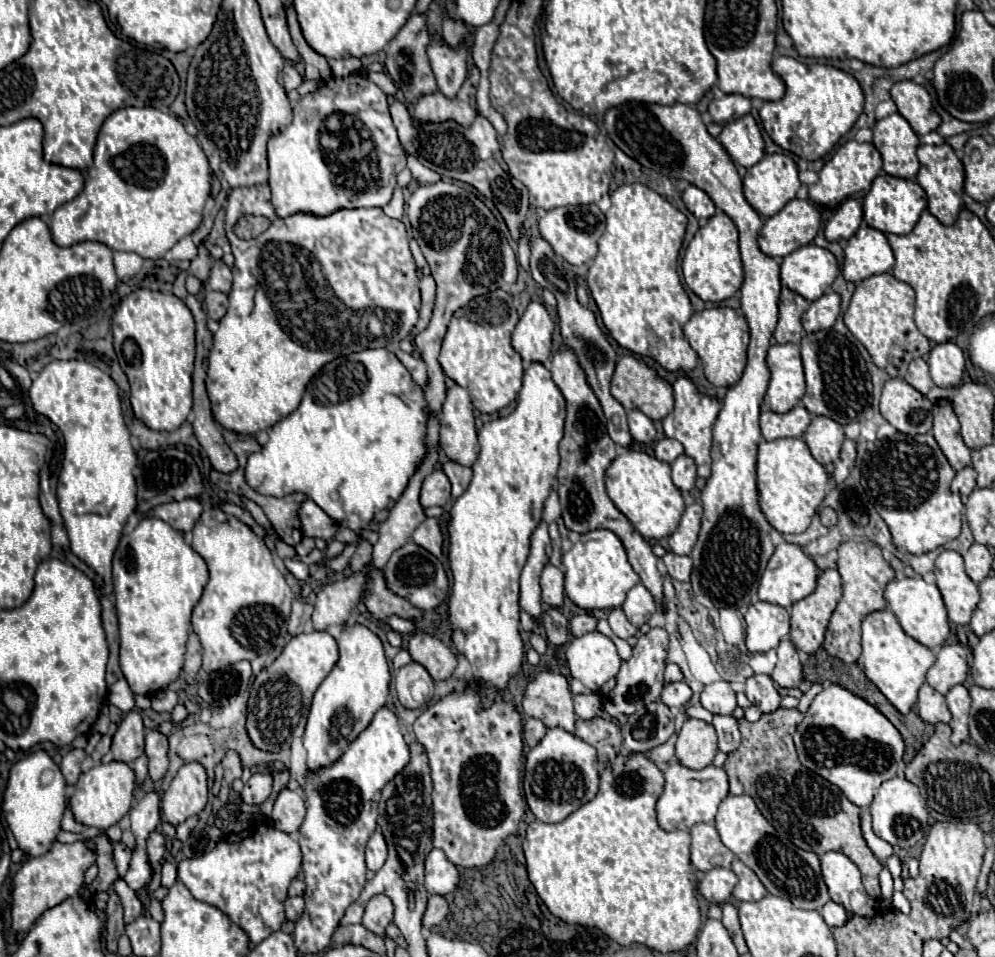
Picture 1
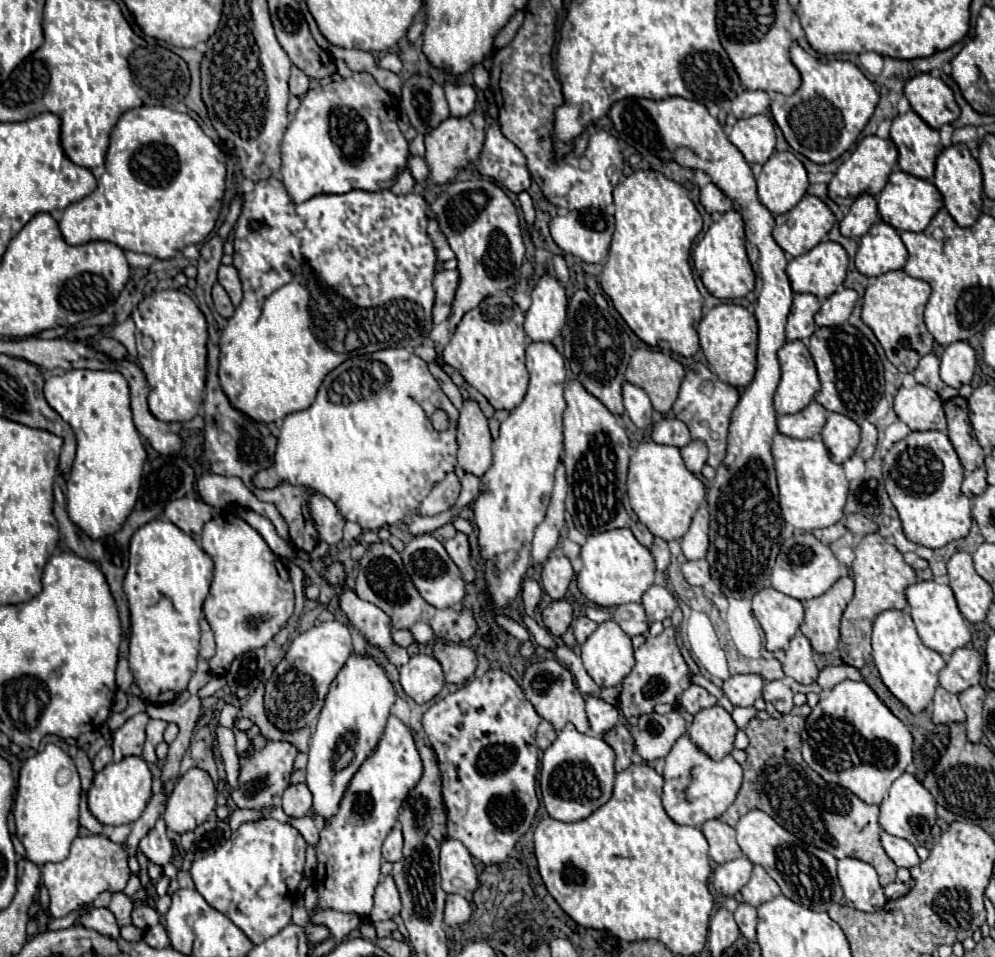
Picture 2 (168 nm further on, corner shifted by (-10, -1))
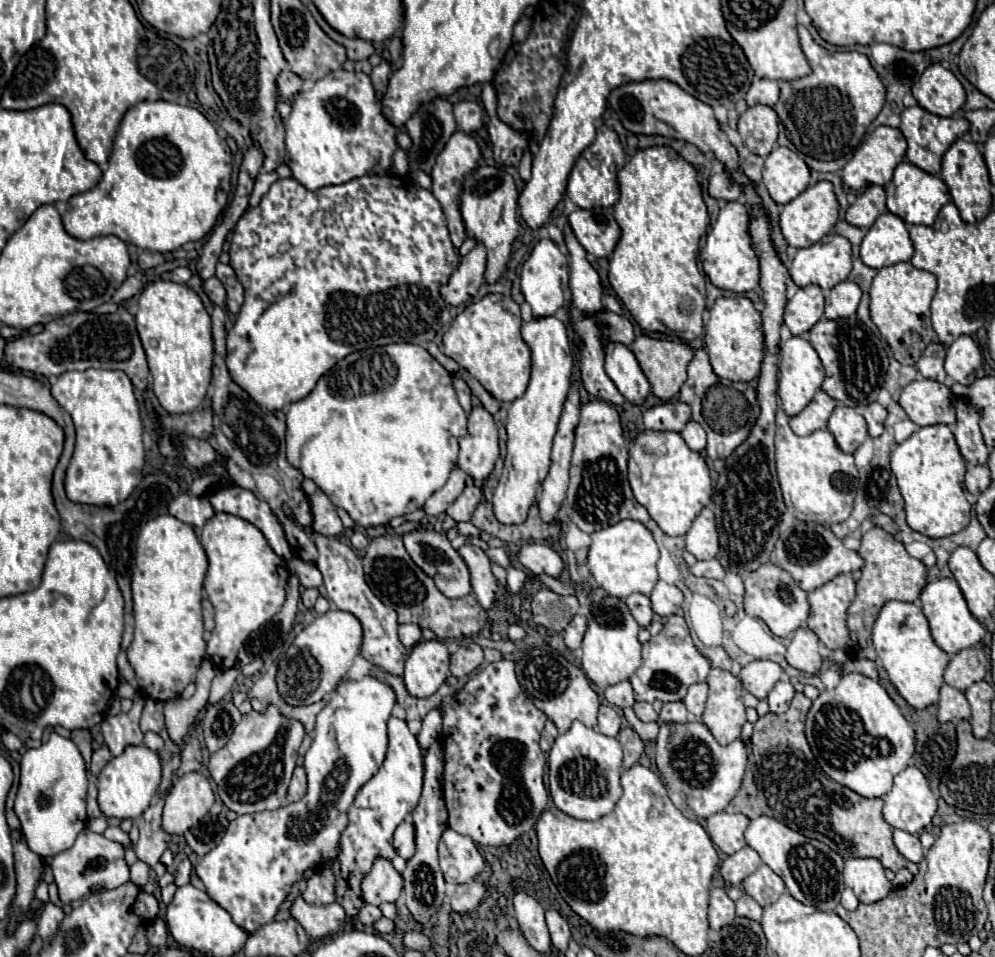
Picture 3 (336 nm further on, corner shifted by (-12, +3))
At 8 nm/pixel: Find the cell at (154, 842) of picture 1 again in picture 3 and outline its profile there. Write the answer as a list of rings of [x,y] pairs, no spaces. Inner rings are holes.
[[[158,792],[150,804],[150,808],[138,818],[138,830],[140,840],[136,844],[136,856],[138,860],[154,866],[162,852],[166,850],[166,832],[162,830],[162,804],[164,804],[166,792]]]

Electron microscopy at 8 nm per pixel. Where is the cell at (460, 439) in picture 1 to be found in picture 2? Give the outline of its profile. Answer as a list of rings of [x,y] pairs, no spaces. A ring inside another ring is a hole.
[[[464,400],[458,418],[458,464],[474,474],[482,476],[492,466],[492,436],[488,420],[474,400]]]

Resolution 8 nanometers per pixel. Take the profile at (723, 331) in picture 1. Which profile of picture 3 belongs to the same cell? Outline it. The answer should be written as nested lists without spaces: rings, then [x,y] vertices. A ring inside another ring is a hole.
[[[718,298],[710,308],[710,322],[704,336],[710,366],[716,376],[732,382],[752,382],[760,376],[764,358],[764,330],[762,316],[750,298]]]

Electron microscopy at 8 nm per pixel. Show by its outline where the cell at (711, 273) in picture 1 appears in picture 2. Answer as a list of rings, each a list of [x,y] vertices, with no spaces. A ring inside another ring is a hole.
[[[736,210],[722,214],[722,218],[708,228],[708,232],[696,244],[692,260],[694,260],[694,268],[696,268],[702,284],[706,286],[706,290],[720,300],[742,298],[754,290],[754,272],[752,272],[748,256],[746,256],[744,222]]]

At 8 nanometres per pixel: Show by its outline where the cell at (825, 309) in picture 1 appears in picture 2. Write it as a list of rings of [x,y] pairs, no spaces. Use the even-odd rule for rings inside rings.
[[[840,288],[836,294],[828,296],[822,302],[820,312],[816,314],[816,324],[818,326],[838,326],[846,322],[852,314],[852,308],[858,300],[858,294],[850,288]]]

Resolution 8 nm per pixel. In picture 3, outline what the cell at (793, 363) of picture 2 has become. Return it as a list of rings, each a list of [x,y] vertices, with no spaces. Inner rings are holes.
[[[792,336],[786,342],[780,344],[780,380],[778,380],[778,394],[782,400],[782,406],[788,416],[796,416],[802,412],[816,390],[824,382],[824,366],[816,354],[816,350],[810,346],[810,342],[802,336]]]

